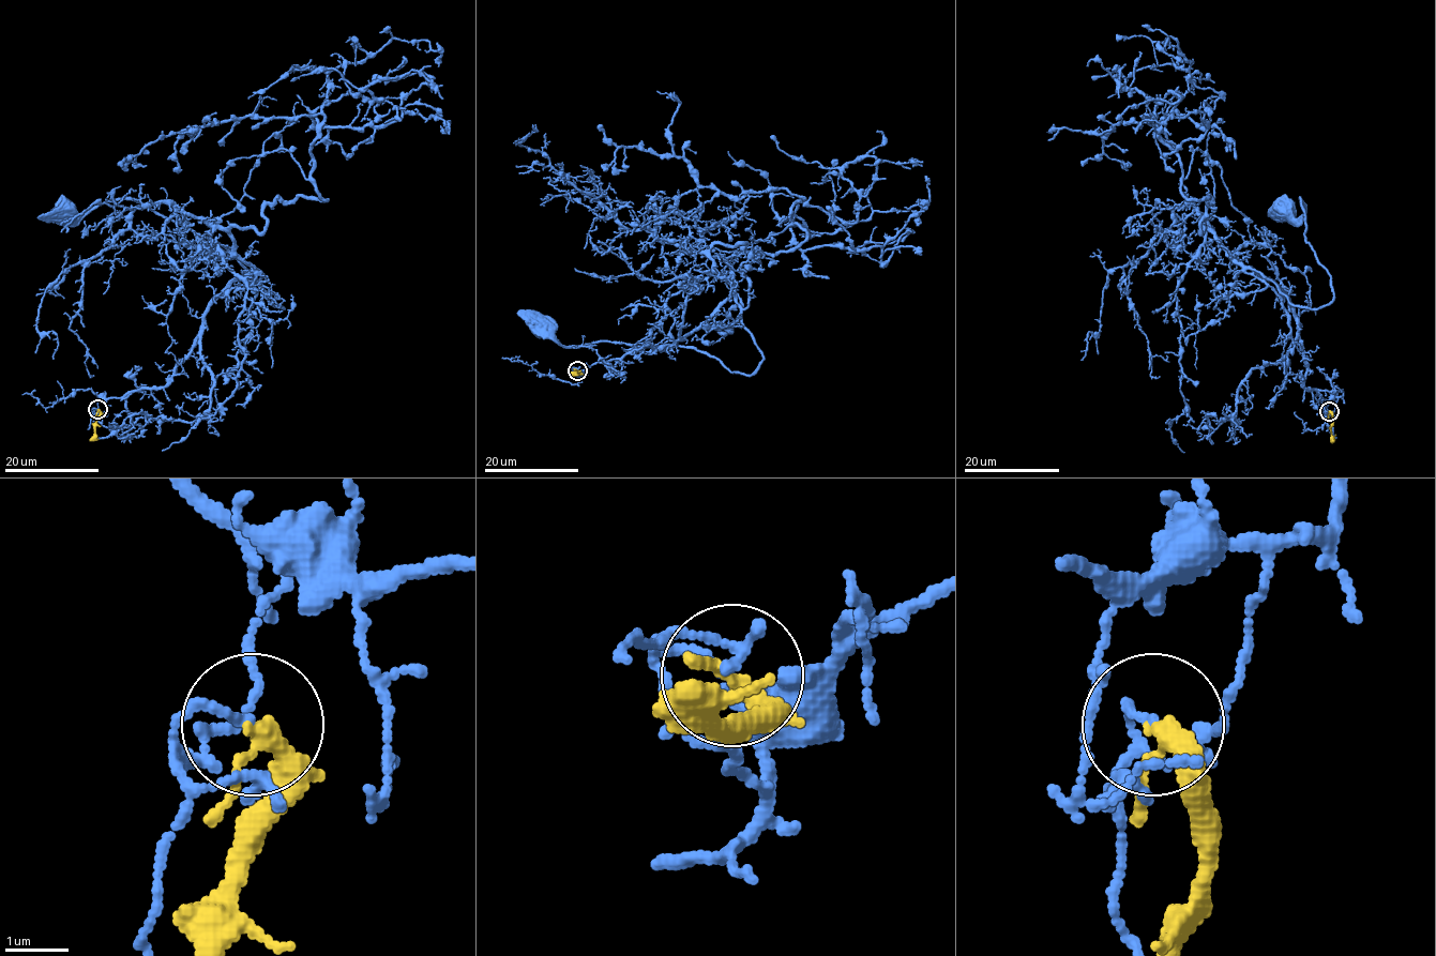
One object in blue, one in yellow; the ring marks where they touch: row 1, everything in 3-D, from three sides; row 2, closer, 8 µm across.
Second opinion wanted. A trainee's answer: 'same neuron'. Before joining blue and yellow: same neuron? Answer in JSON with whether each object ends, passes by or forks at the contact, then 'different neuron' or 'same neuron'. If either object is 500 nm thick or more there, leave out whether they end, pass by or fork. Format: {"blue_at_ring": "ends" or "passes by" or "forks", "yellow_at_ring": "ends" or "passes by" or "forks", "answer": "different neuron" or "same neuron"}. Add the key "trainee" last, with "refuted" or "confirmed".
{"blue_at_ring": "ends", "yellow_at_ring": "passes by", "answer": "different neuron", "trainee": "refuted"}

